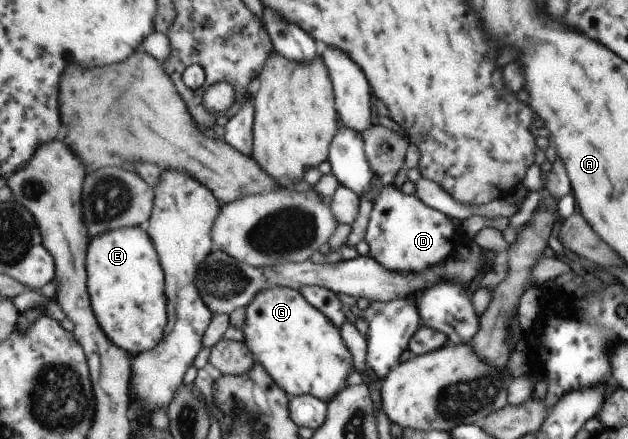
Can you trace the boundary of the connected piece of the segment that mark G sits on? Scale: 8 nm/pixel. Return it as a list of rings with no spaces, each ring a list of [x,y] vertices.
[[[271,286],[255,294],[245,306],[243,340],[254,362],[261,364],[274,382],[289,397],[309,395],[328,402],[345,388],[345,376],[351,368],[351,354],[335,328],[299,291]]]

